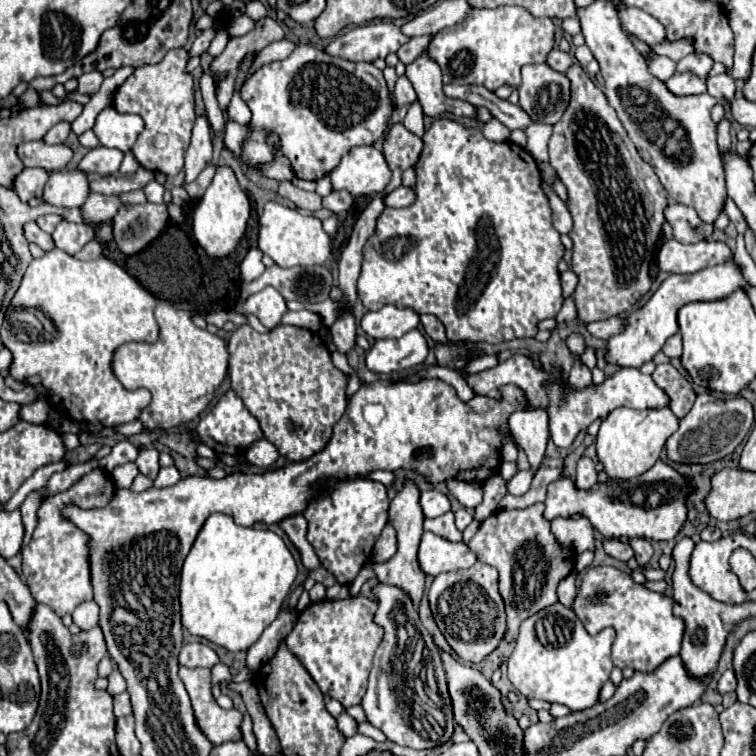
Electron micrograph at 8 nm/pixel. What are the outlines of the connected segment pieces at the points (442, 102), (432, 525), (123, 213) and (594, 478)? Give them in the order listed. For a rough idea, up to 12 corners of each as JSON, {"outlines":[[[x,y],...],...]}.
{"outlines":[[[426,52],[406,66],[426,116],[476,116],[474,104],[444,96],[440,68]],[[452,512],[424,520],[430,530],[450,542],[462,542]],[[124,204],[112,218],[122,254],[168,226],[166,204]],[[580,458],[576,488],[588,490],[598,482],[590,458]]]}

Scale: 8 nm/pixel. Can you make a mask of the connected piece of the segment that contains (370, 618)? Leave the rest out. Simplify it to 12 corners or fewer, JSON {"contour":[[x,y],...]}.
{"contour":[[362,594],[300,612],[286,646],[322,694],[362,702],[384,636]]}

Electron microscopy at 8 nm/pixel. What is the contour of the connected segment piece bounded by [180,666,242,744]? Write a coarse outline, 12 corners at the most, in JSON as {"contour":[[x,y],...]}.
{"contour":[[180,668],[194,716],[212,744],[242,740],[242,714],[212,698],[208,668]]}

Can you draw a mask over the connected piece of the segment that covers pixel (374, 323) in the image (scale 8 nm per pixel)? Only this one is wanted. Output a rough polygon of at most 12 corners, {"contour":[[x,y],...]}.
{"contour":[[382,306],[362,316],[374,340],[400,338],[418,326],[414,310]]}

